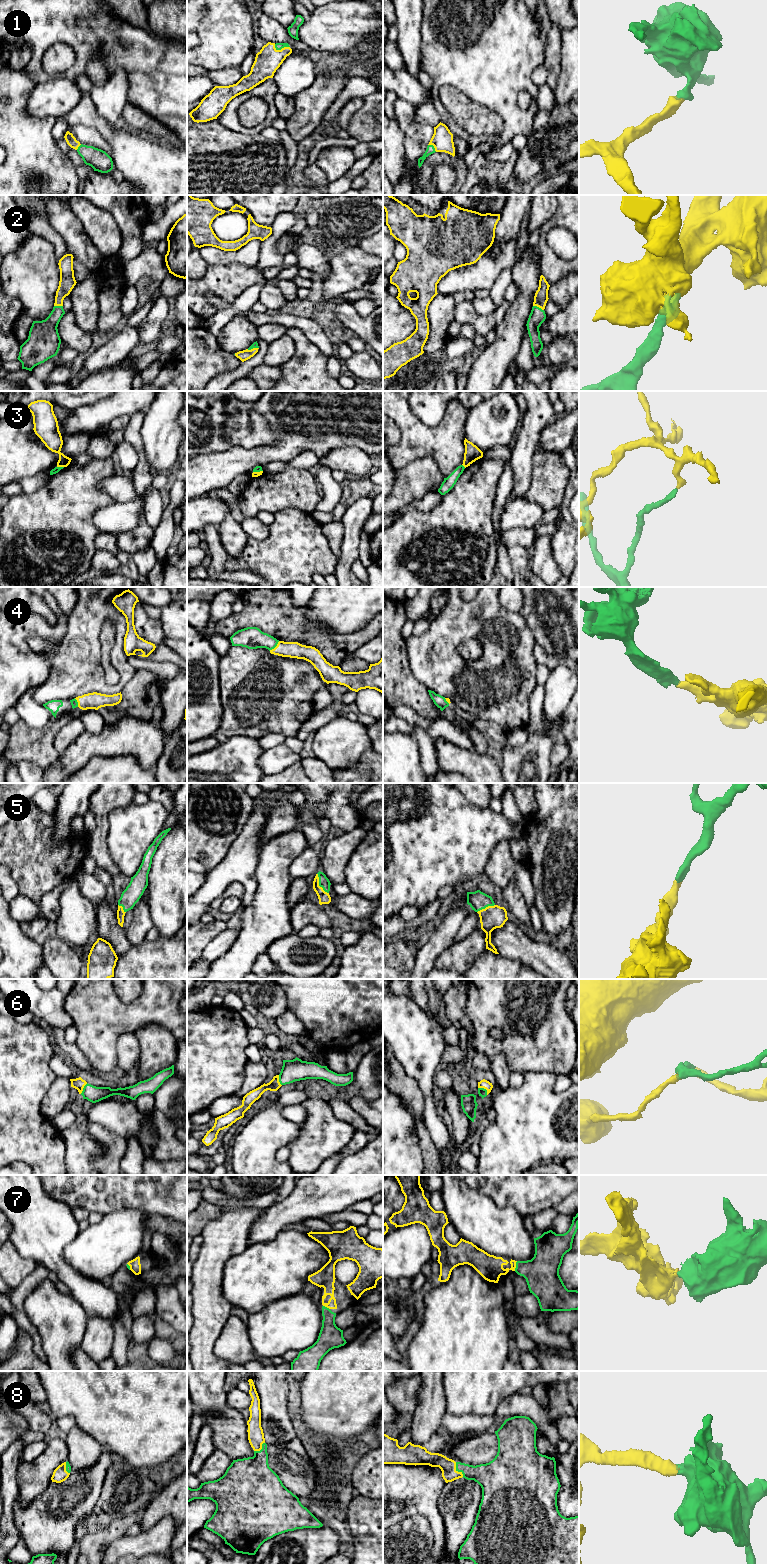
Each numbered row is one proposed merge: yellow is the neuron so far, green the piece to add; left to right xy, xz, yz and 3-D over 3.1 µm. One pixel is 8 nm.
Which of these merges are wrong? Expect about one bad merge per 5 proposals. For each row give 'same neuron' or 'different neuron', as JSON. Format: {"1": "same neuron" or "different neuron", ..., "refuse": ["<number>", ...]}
{"1": "same neuron", "2": "same neuron", "3": "different neuron", "4": "same neuron", "5": "same neuron", "6": "same neuron", "7": "same neuron", "8": "same neuron", "refuse": ["3"]}

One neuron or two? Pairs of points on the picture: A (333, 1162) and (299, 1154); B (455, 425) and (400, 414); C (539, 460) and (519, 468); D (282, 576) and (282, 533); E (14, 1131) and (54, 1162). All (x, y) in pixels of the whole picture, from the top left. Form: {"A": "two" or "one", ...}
{"A": "two", "B": "one", "C": "two", "D": "one", "E": "one"}

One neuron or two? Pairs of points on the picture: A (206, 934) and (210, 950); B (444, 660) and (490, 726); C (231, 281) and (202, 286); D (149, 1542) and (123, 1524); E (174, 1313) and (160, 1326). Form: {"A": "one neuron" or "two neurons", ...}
{"A": "two neurons", "B": "two neurons", "C": "one neuron", "D": "two neurons", "E": "two neurons"}

